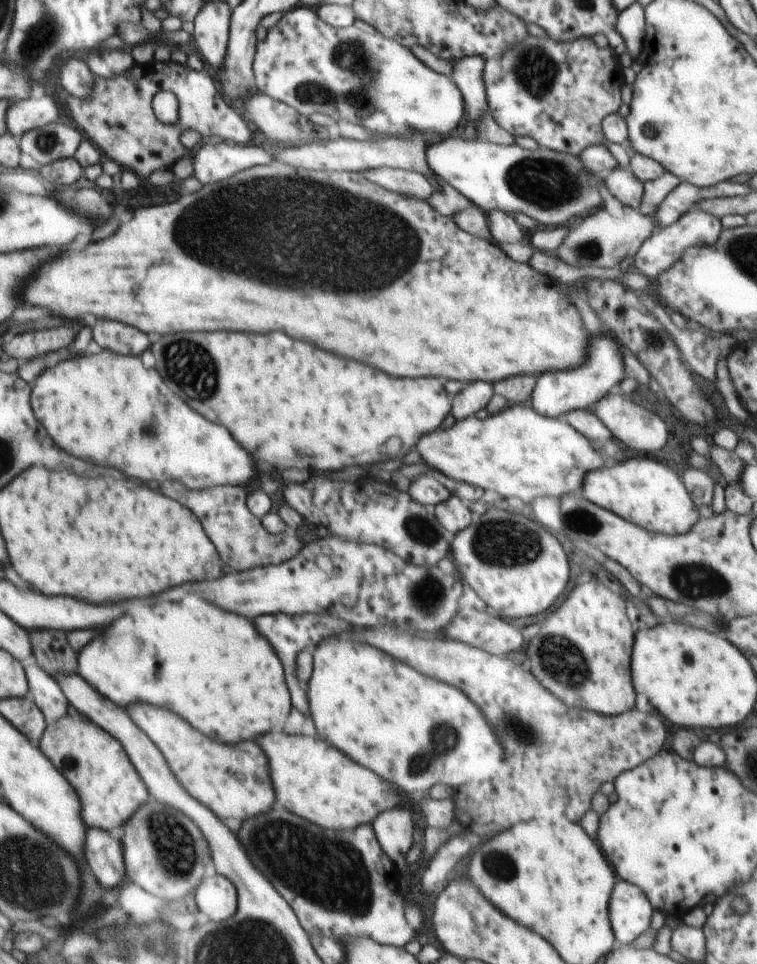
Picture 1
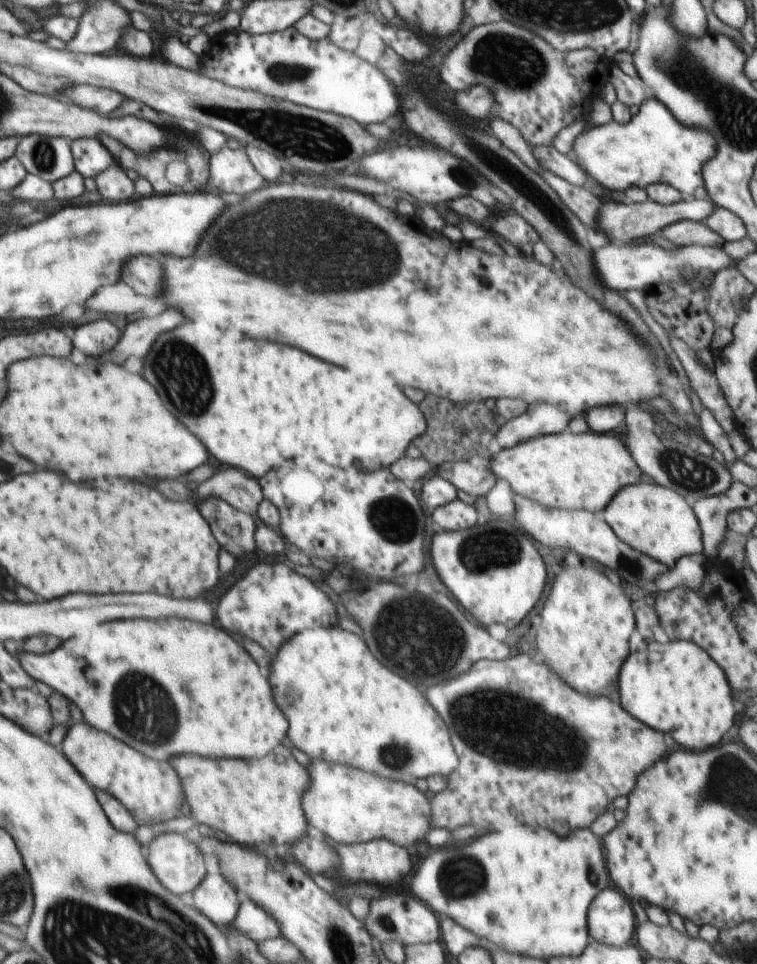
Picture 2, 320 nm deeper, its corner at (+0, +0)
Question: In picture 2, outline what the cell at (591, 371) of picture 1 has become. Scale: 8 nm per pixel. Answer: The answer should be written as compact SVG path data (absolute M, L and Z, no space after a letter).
M550 404L527 405L526 412L507 420L495 434L496 449L509 449L527 440L567 430L572 416Z

